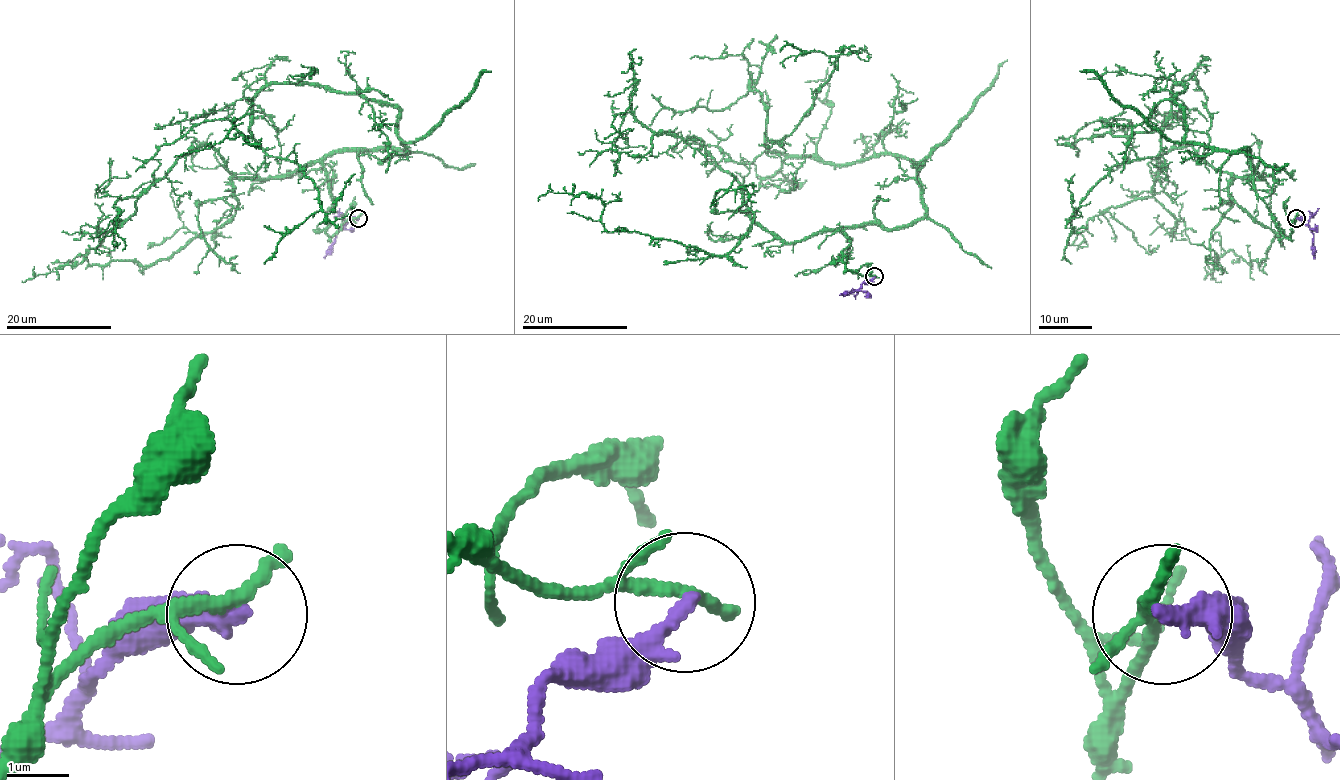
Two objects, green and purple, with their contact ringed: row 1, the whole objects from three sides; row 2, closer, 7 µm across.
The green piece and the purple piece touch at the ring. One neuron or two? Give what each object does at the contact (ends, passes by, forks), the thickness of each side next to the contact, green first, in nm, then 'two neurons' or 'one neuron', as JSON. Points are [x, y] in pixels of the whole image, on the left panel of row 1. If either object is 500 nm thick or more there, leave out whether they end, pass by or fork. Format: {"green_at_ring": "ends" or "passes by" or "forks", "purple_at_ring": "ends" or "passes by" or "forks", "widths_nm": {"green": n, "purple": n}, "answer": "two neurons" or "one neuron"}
{"green_at_ring": "forks", "purple_at_ring": "ends", "widths_nm": {"green": 160, "purple": 320}, "answer": "two neurons"}

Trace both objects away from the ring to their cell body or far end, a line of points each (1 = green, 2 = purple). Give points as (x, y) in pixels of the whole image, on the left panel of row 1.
1: (358, 217), (326, 233), (323, 161), (409, 151), (398, 110), (268, 84), (253, 139), (321, 208), (264, 264)
2: (358, 219), (348, 221), (338, 232), (325, 258)

